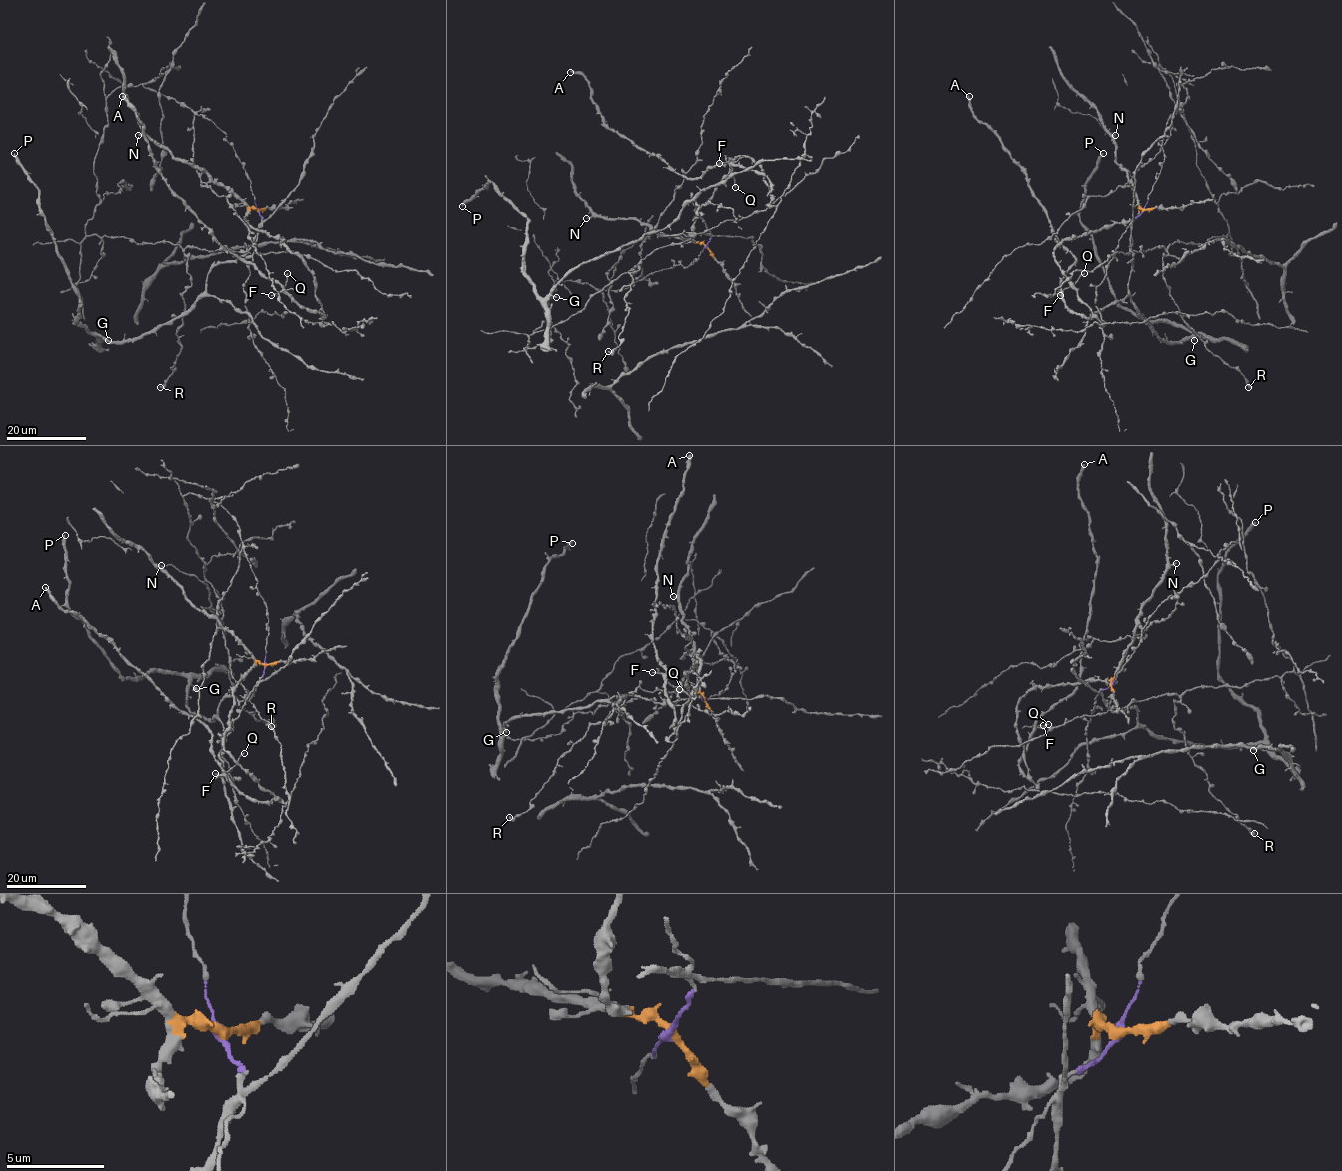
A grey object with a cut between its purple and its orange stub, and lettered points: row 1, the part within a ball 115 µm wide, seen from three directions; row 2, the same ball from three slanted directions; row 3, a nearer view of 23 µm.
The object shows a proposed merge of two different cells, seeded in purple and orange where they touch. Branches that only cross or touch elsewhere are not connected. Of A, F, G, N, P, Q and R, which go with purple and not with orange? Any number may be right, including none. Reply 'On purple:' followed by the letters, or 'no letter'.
On purple: G, P, R

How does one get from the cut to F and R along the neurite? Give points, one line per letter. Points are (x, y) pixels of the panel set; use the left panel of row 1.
F: (258, 210), (251, 208), (245, 221), (279, 238), (300, 258), (314, 276), (323, 316), (283, 292), (271, 295)
R: (258, 210), (262, 219), (247, 250), (185, 249), (191, 285), (177, 332), (181, 349), (160, 388)

